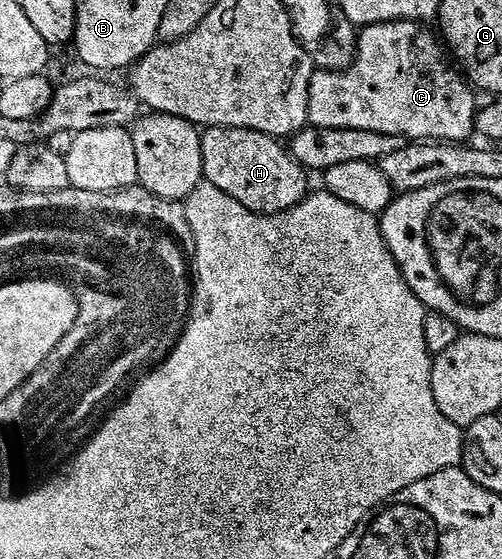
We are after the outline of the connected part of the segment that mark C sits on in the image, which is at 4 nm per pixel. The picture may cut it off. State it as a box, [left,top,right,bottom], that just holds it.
[307,20,475,141]

